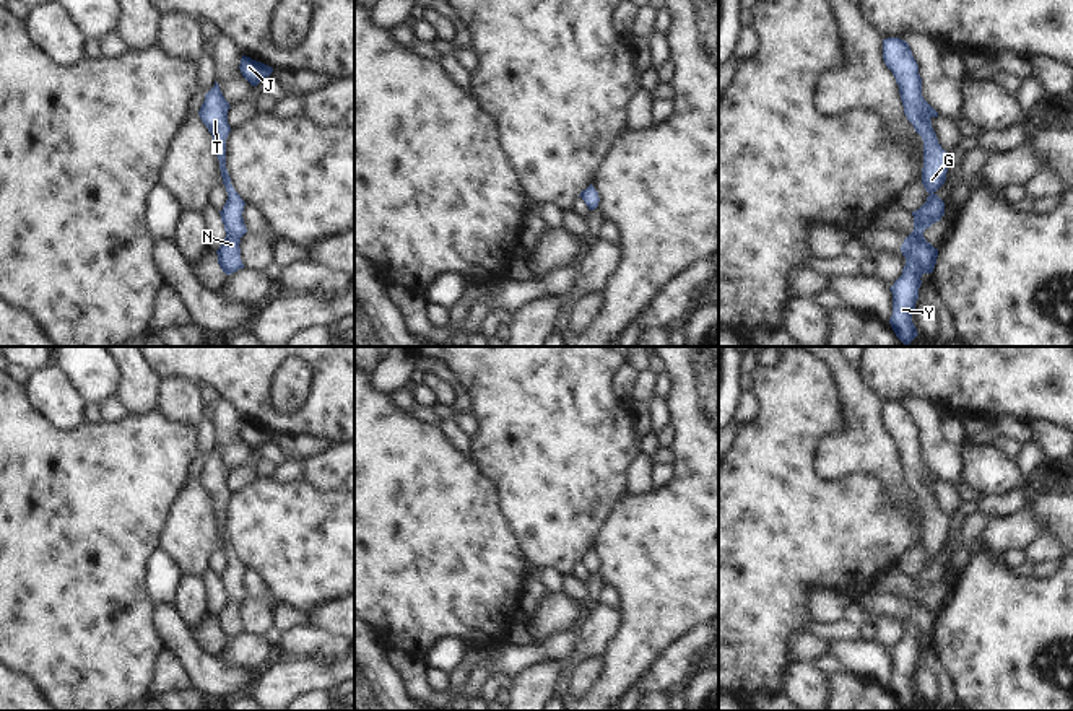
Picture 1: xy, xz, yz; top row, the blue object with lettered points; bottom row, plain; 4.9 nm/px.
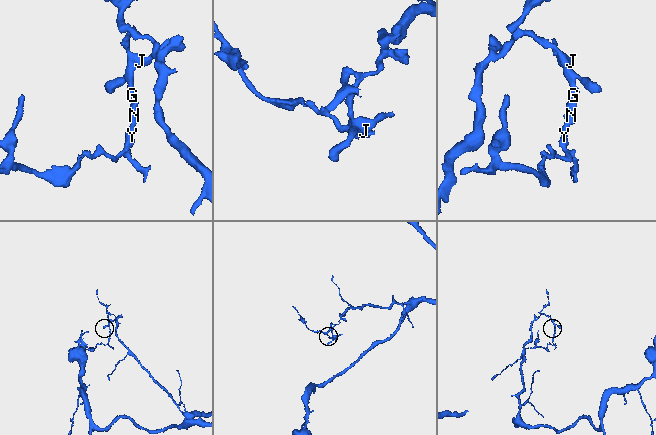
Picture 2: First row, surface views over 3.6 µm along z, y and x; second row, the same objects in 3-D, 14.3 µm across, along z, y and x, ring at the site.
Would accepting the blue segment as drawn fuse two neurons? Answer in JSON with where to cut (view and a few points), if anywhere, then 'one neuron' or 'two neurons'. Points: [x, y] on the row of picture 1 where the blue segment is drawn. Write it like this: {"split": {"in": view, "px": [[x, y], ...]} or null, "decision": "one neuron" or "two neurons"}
{"split": null, "decision": "one neuron"}

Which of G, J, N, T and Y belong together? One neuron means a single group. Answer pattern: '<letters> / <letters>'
G J N T Y

